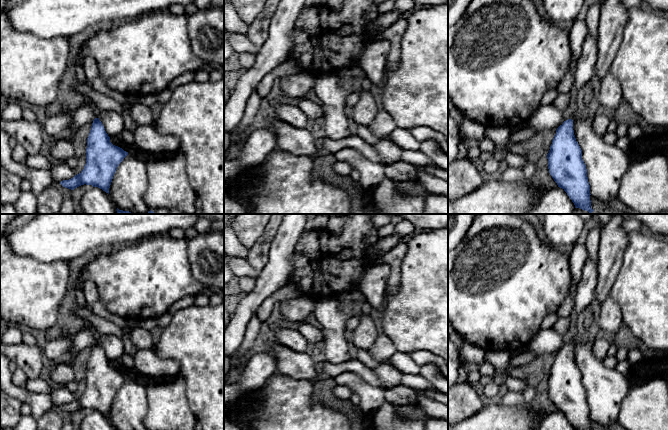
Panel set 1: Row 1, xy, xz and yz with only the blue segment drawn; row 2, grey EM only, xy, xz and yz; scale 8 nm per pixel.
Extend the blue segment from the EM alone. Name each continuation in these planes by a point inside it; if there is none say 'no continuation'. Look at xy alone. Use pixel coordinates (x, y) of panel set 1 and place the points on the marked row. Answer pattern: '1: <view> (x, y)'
1: xy (84, 114)

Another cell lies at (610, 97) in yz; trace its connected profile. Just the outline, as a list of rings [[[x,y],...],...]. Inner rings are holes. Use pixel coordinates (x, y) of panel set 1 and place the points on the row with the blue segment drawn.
[[[608,72],[600,80],[600,93],[598,96],[599,110],[615,111],[623,102],[622,88],[618,79]]]

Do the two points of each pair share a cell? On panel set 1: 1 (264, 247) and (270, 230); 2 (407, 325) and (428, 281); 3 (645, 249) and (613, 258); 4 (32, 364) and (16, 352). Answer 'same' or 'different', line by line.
1: same
2: same
3: different
4: same

